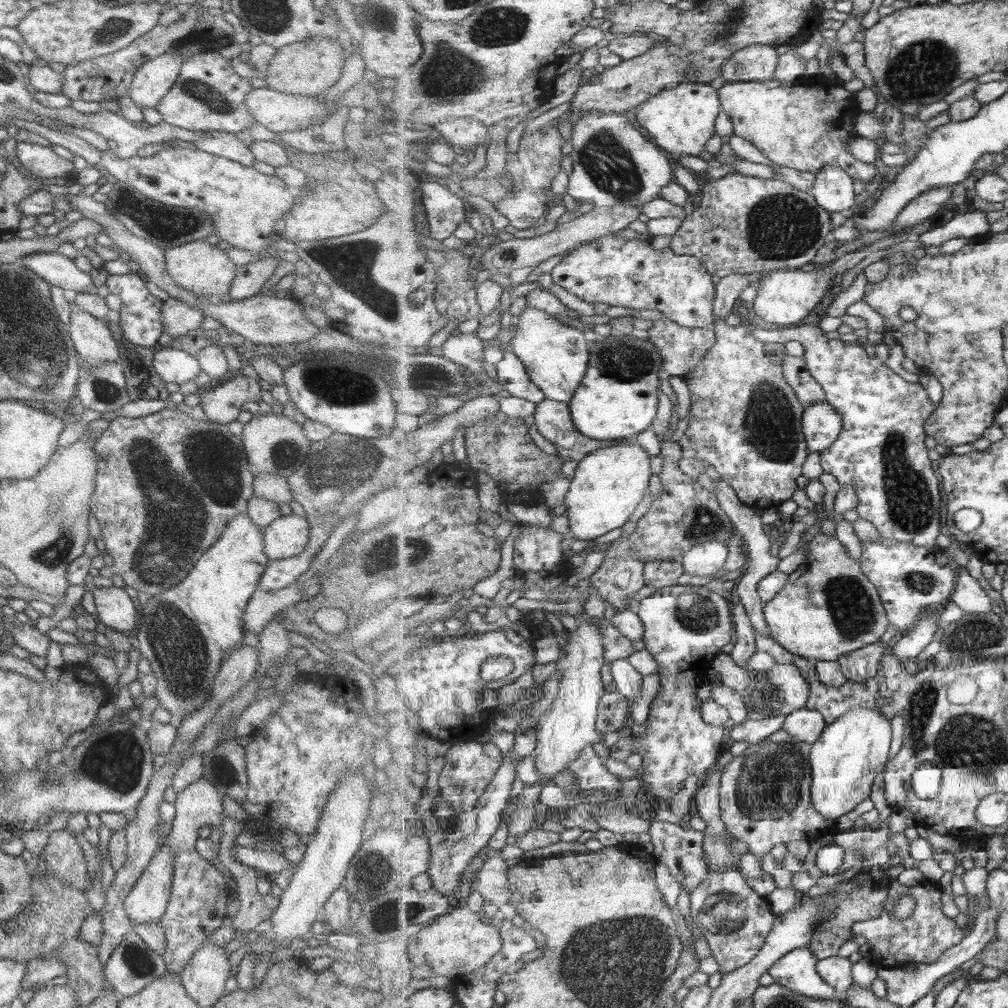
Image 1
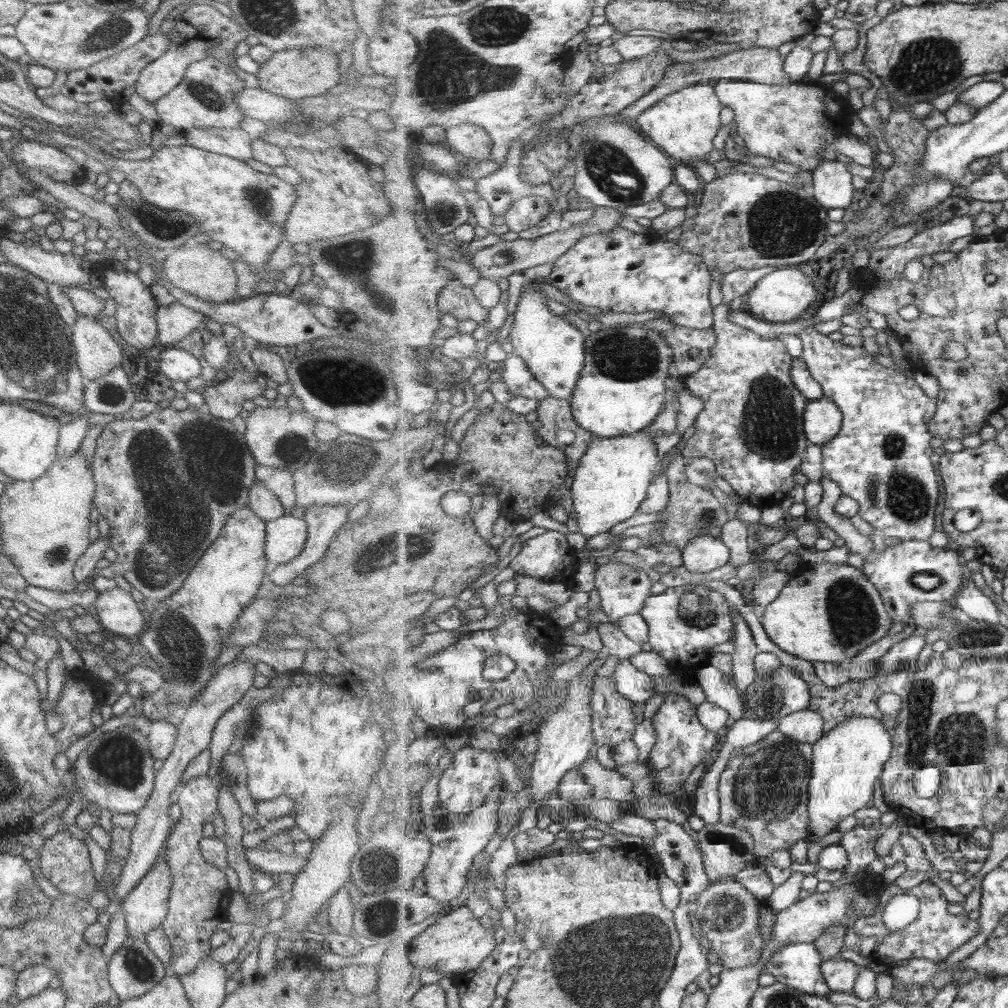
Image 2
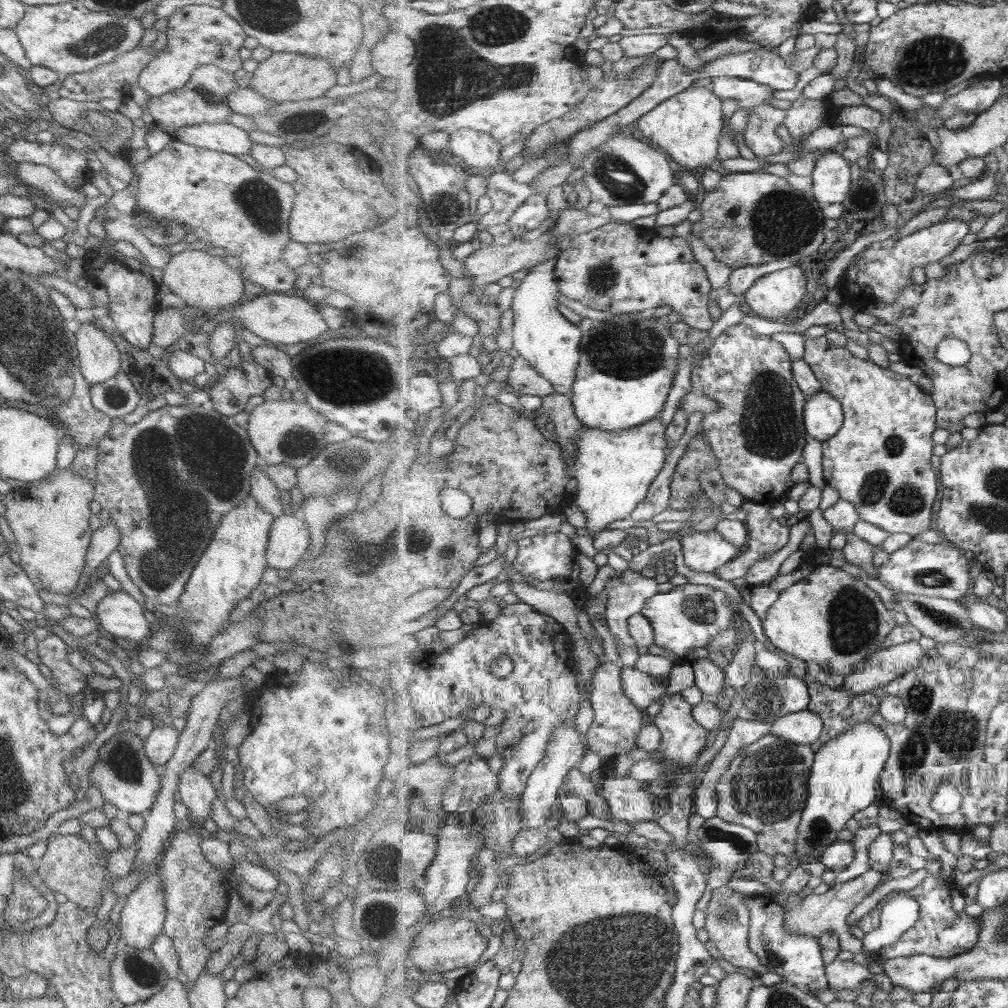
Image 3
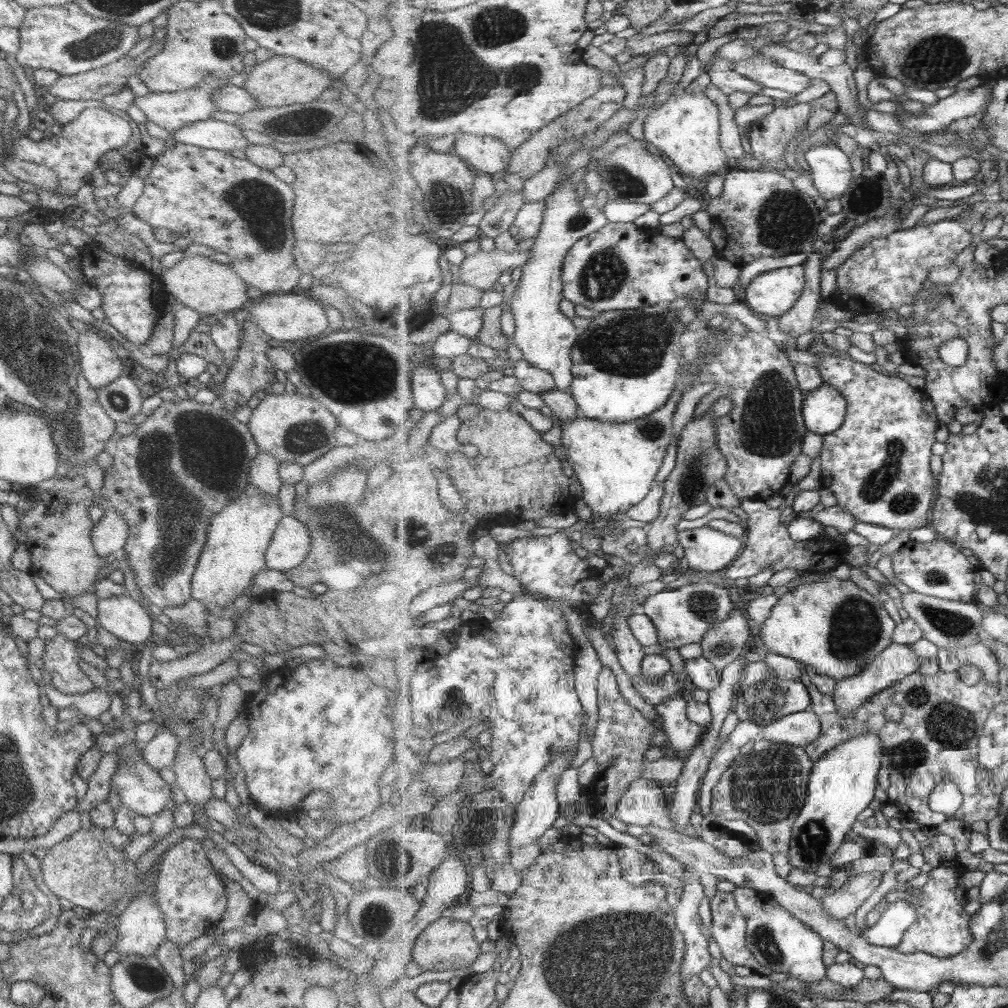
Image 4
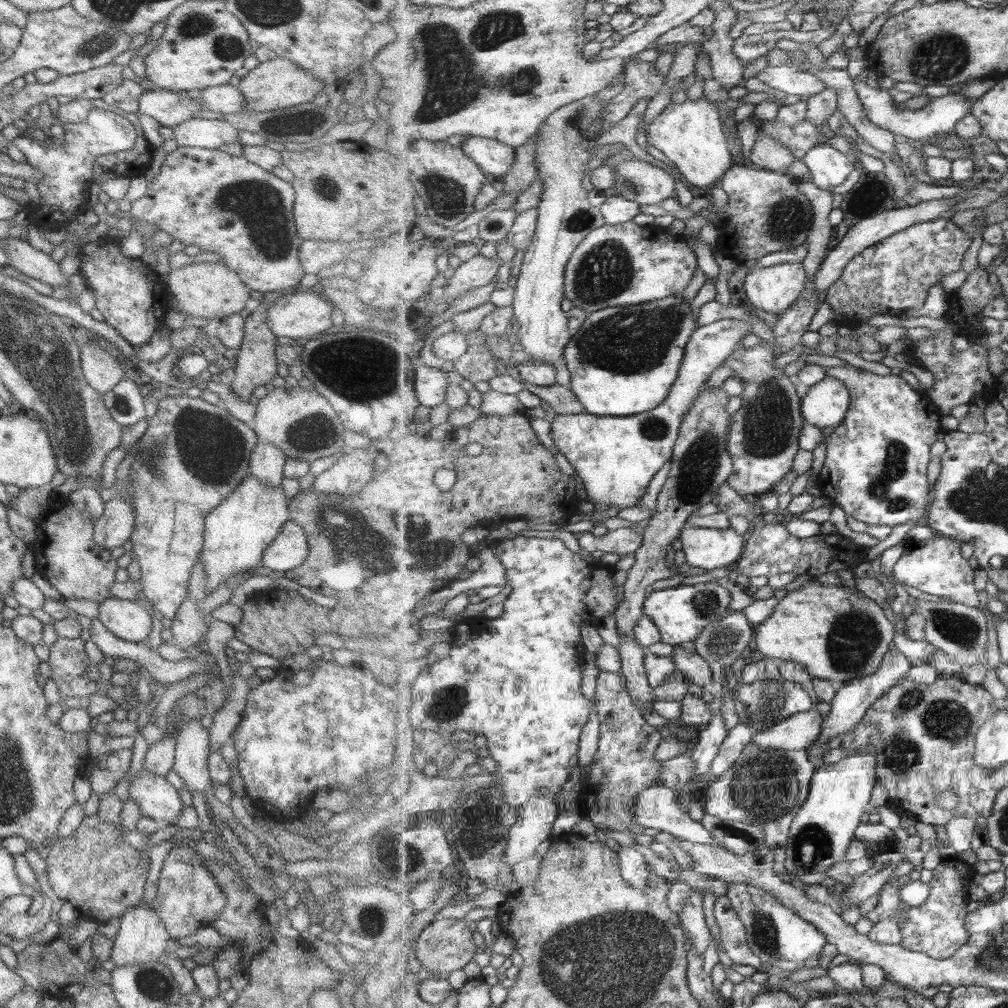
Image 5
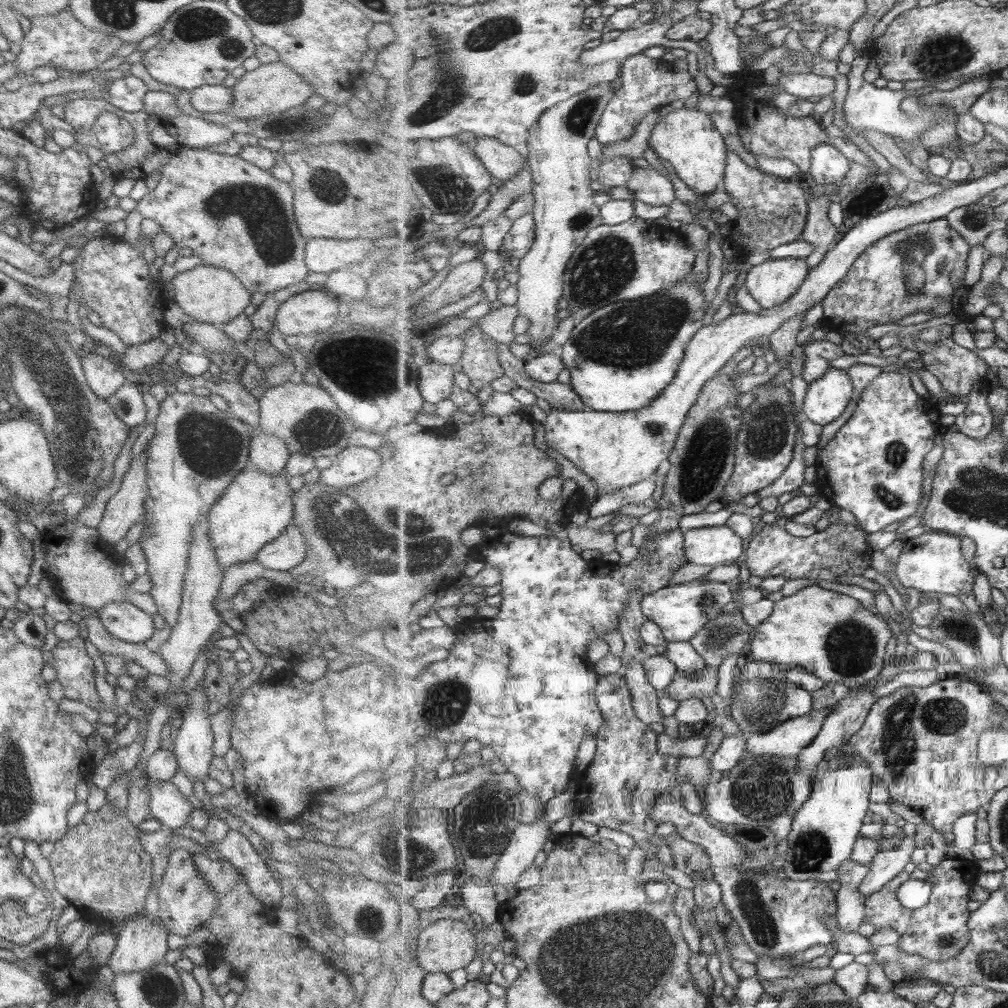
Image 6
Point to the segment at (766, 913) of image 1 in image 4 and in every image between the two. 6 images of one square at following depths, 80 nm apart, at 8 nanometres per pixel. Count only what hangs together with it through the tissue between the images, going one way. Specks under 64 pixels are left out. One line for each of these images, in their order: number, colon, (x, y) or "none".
2: (729, 914)
3: (727, 922)
4: (729, 929)

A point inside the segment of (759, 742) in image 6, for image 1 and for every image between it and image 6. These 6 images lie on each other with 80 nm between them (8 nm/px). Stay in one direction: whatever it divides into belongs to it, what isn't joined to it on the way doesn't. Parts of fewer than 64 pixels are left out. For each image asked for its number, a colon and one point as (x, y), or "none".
1: (805, 725)
2: (805, 726)
3: (805, 727)
4: (800, 729)
5: (798, 732)

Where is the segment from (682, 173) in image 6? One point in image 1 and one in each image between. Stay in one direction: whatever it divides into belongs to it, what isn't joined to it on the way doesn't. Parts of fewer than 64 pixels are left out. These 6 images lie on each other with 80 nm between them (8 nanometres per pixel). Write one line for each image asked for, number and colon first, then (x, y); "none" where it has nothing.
1: (681, 120)
2: (684, 125)
3: (688, 126)
4: (686, 129)
5: (690, 135)

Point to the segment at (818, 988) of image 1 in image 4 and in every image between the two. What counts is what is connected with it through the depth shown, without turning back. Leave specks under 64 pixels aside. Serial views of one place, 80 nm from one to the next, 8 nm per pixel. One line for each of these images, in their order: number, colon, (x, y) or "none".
2: (799, 965)
3: (798, 959)
4: (780, 941)

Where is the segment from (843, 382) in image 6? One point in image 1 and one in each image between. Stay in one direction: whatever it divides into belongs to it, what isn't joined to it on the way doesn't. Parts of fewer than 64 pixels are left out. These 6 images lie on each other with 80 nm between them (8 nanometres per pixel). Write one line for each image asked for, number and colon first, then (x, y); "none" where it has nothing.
1: (822, 423)
2: (823, 419)
3: (824, 415)
4: (824, 410)
5: (826, 404)

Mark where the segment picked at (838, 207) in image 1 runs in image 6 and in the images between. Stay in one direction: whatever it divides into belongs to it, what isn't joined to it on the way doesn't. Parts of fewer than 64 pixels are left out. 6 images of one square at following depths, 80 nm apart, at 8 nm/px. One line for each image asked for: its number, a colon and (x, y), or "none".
2: (833, 187)
3: (832, 179)
4: (830, 168)
5: (828, 167)
6: (828, 165)

